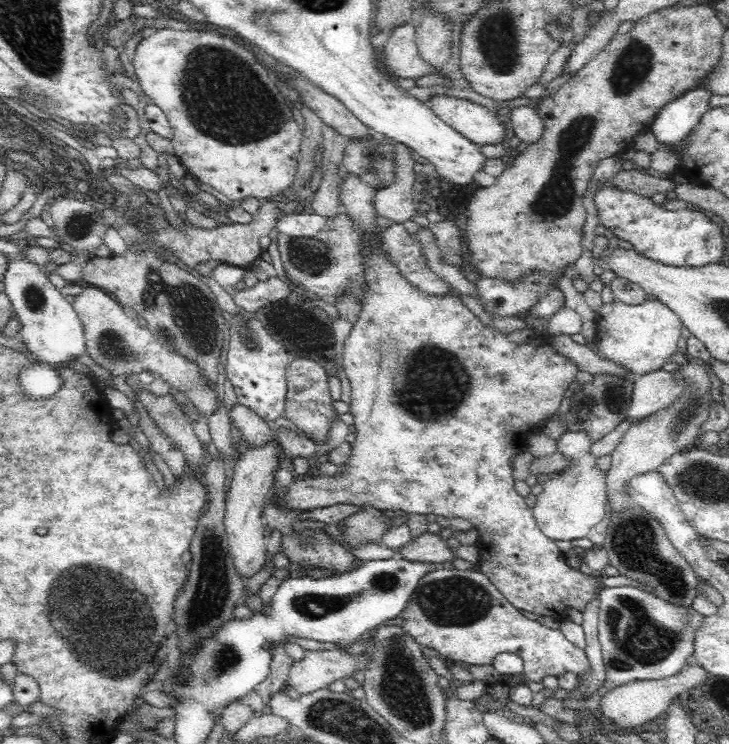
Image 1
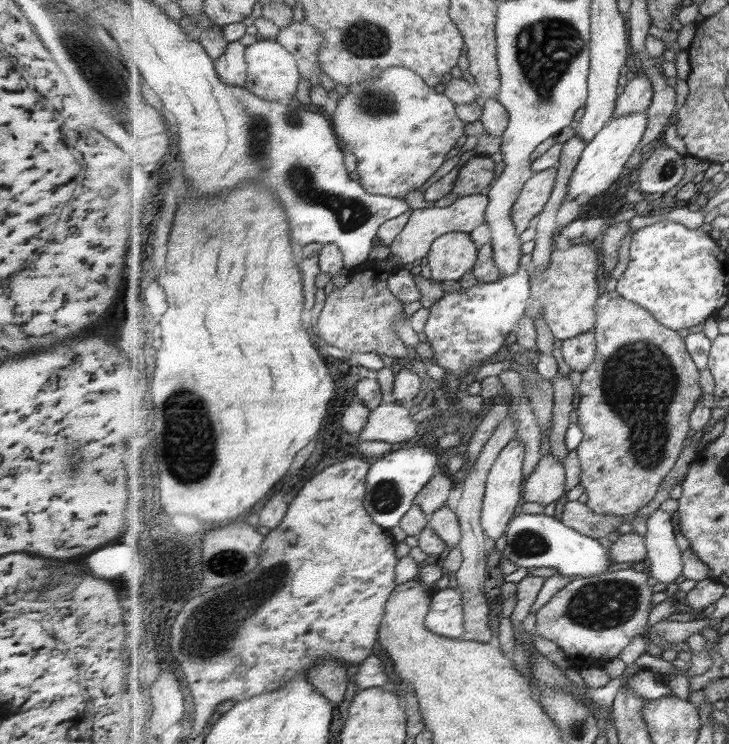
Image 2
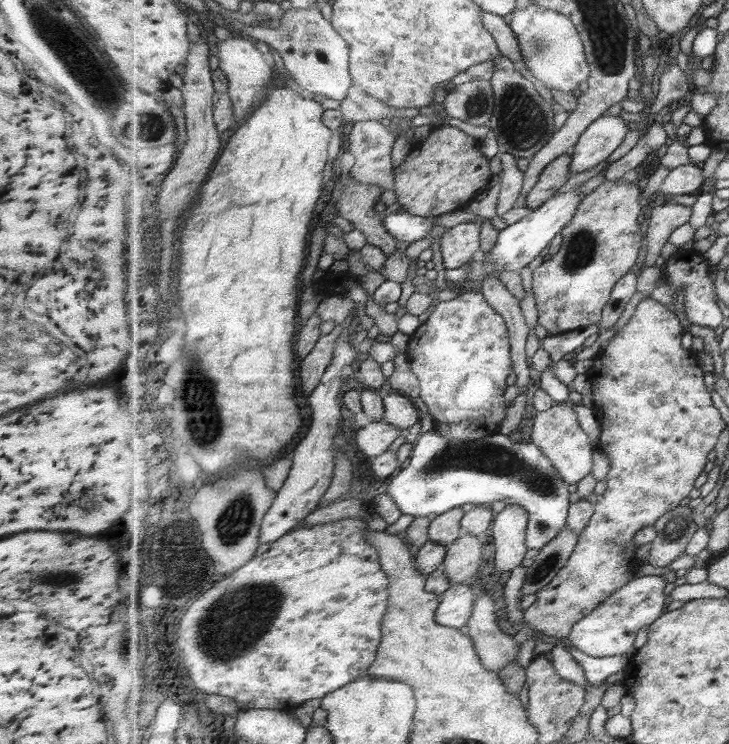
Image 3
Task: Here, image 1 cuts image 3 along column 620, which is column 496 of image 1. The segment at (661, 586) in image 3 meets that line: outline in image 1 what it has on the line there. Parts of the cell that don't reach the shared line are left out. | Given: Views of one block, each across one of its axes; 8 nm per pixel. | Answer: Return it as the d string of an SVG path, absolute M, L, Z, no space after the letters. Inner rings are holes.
M442 568L428 572L423 576L413 590L406 608L399 614L402 624L399 630L404 636L411 638L423 650L434 650L446 660L466 662L472 666L482 666L498 654L504 652L520 657L523 662L523 672L530 682L541 682L545 676L559 676L565 672L576 675L587 671L588 661L584 651L572 646L560 629L552 629L541 625L537 621L526 618L516 610L499 592L490 584L490 581L478 571L458 570L455 568Z

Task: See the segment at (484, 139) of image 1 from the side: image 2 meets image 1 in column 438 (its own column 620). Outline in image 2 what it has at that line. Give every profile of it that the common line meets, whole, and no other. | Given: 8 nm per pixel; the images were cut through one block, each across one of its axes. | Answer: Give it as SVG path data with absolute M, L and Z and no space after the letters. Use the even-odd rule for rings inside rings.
M646 74L630 76L624 91L619 96L614 119L646 112L652 106L654 97L653 83Z

